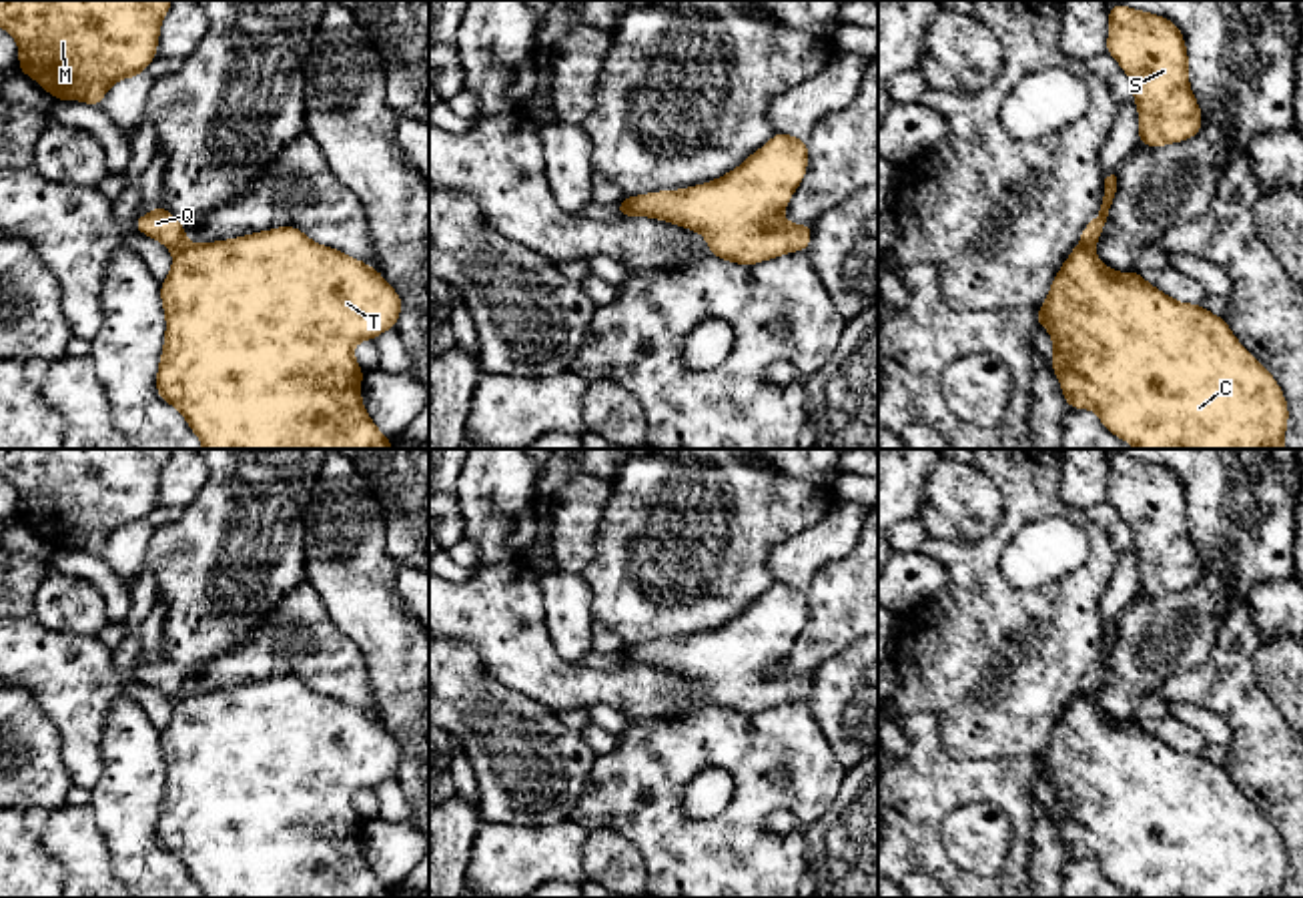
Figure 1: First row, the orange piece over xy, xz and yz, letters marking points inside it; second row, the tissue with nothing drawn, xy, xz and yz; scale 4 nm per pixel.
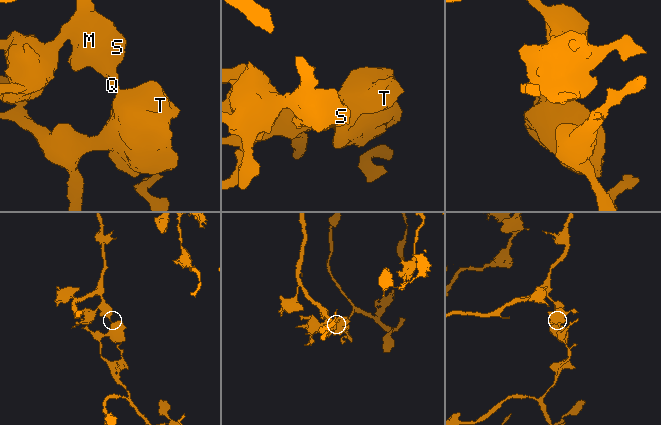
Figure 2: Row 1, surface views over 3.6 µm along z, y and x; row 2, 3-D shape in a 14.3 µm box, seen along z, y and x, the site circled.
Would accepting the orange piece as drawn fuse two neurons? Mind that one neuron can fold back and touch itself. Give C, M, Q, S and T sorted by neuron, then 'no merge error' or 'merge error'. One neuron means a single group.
C T / M Q S | merge error

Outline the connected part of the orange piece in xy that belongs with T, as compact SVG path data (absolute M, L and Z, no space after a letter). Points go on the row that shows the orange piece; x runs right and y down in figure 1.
M277 227L229 241L182 245L172 251L170 275L160 283L160 301L164 307L166 333L156 371L156 395L180 411L202 449L393 449L377 425L371 421L361 401L361 381L365 371L353 357L359 341L373 341L383 331L397 329L397 317L403 309L399 293L383 275L333 247L311 241L297 227Z

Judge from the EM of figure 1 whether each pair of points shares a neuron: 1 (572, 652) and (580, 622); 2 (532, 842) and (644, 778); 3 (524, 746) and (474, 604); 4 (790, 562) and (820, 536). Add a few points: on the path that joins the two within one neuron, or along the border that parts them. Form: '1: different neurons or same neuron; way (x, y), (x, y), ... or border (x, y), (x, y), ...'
1: same neuron; way (572, 644), (572, 630)
2: different neurons; border (568, 820), (588, 832)
3: different neurons; border (472, 648), (500, 682), (544, 706)
4: same neuron; way (798, 558), (812, 544)

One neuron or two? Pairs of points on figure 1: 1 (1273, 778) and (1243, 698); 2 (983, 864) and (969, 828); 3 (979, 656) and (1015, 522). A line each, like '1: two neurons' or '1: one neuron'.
1: one neuron
2: one neuron
3: one neuron

